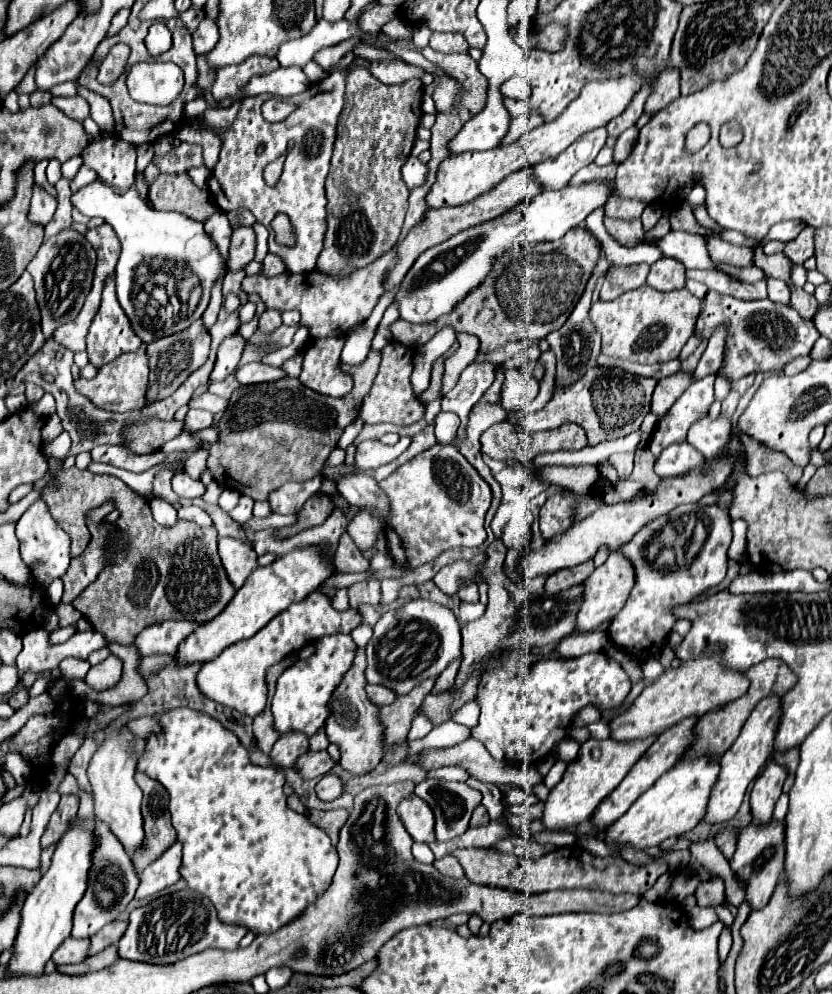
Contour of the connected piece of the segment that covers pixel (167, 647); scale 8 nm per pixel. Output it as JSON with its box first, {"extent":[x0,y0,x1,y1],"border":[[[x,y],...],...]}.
{"extent":[134,622,196,656],"border":[[[162,622],[152,624],[144,628],[136,640],[134,646],[140,656],[152,656],[152,654],[174,654],[178,644],[196,628],[196,622]]]}

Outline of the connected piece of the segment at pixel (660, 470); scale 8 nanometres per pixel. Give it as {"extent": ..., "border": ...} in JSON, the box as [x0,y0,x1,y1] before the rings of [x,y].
{"extent":[654,442,706,478],"border":[[[682,442],[682,444],[672,444],[658,456],[654,472],[660,478],[668,478],[668,476],[686,476],[688,472],[694,470],[704,472],[704,468],[706,468],[704,456],[690,444]]]}

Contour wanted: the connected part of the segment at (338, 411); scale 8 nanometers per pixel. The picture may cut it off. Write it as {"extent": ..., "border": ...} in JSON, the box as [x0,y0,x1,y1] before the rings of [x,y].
{"extent":[206,350,380,501],"border":[[[370,350],[362,364],[350,366],[340,362],[339,366],[344,373],[354,378],[354,388],[344,398],[322,396],[306,388],[304,384],[300,384],[300,380],[296,378],[282,378],[268,384],[252,384],[252,386],[236,388],[230,396],[224,416],[218,422],[218,440],[209,444],[208,447],[210,454],[208,454],[206,466],[215,481],[222,488],[238,490],[244,496],[252,496],[254,501],[265,501],[268,500],[270,492],[274,492],[286,482],[304,482],[320,474],[324,460],[336,448],[344,428],[352,424],[360,414],[362,400],[368,394],[376,378],[376,372],[380,368],[380,350]]]}

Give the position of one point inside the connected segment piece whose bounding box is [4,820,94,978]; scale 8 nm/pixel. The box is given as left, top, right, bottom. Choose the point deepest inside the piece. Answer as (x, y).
(46, 920)

